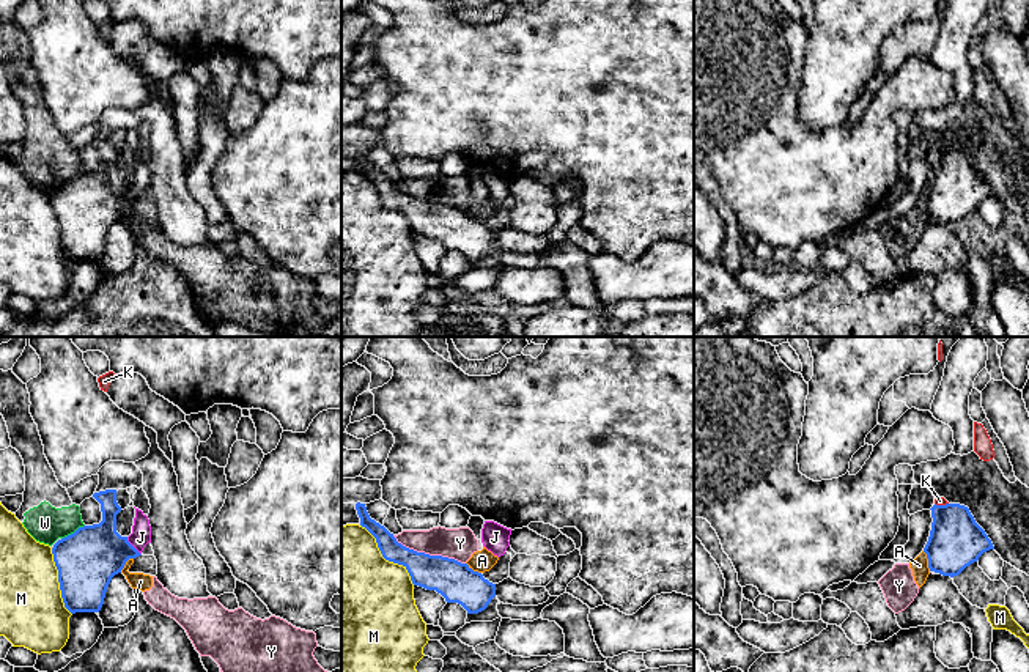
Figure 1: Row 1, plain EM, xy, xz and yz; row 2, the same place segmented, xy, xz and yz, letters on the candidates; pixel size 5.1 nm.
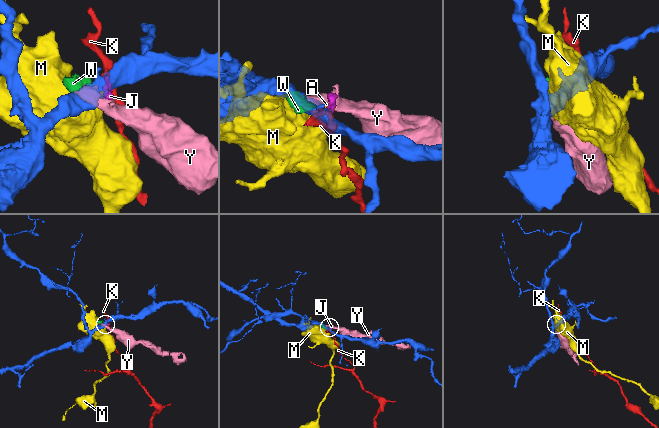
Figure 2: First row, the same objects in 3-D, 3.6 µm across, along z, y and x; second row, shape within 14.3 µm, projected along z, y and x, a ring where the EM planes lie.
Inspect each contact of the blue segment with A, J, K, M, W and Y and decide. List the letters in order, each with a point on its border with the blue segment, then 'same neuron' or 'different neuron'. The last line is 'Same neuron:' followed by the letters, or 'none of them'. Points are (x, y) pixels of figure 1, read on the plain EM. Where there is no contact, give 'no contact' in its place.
A: contact yz (929, 208); different neuron
J: contact xy (132, 194); different neuron
K: contact yz (941, 153); different neuron
M: contact xz (386, 206); different neuron
W: contact xy (74, 180); different neuron
Y: contact xz (428, 202); different neuron
Same neuron: none of them

